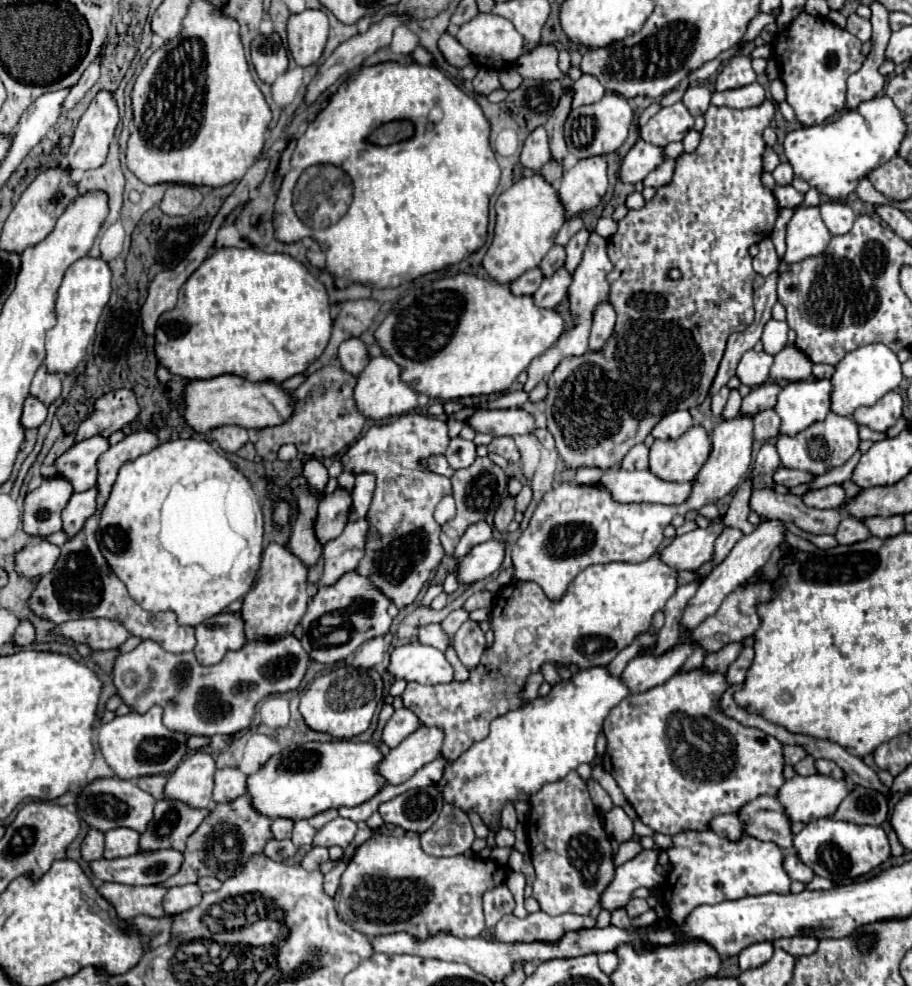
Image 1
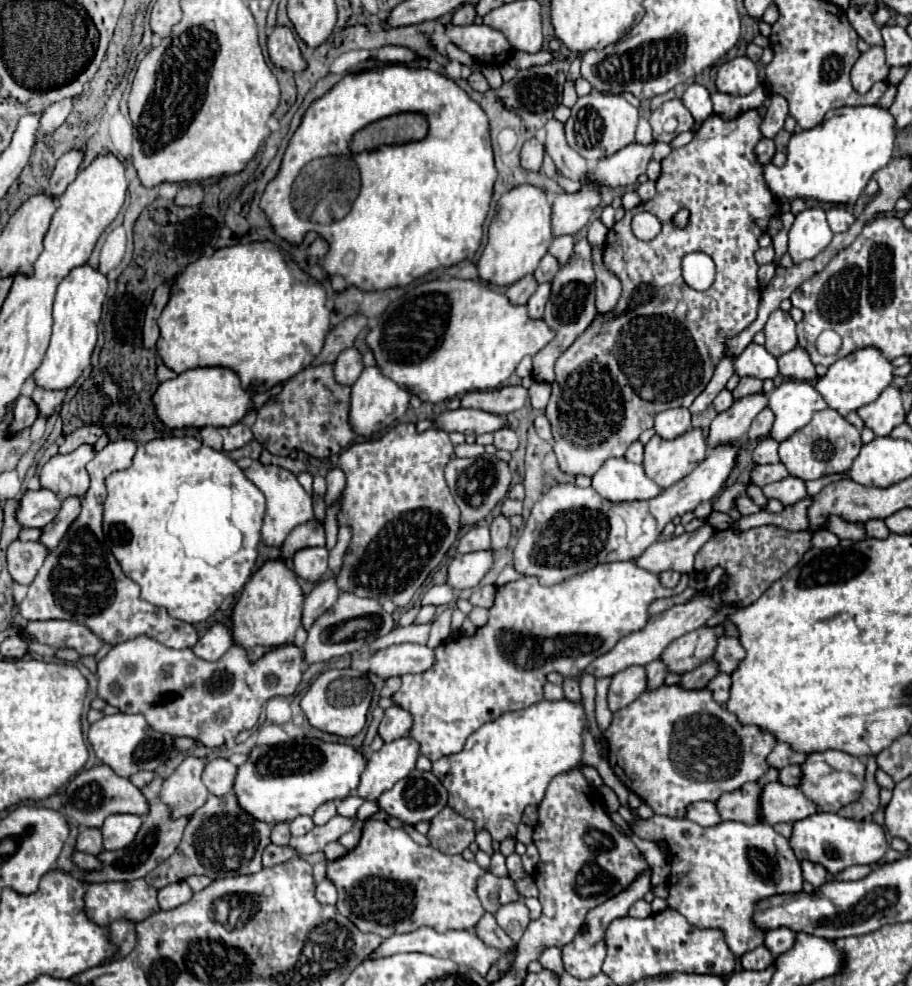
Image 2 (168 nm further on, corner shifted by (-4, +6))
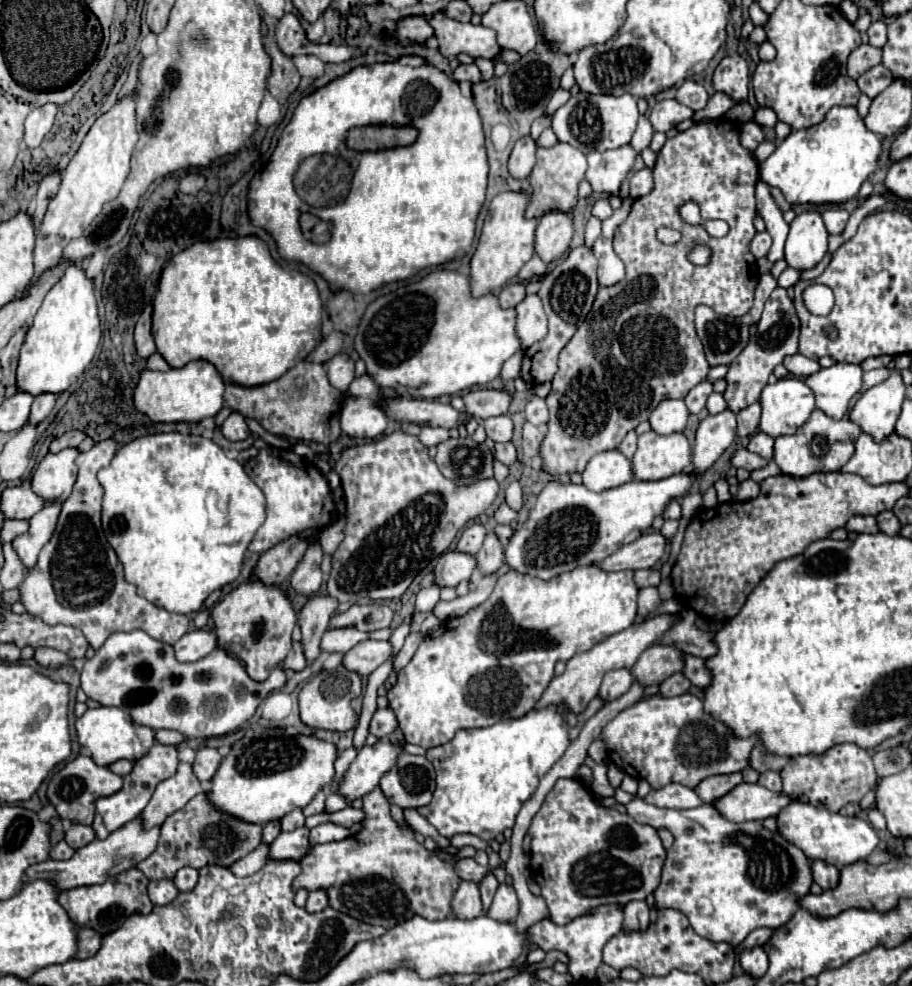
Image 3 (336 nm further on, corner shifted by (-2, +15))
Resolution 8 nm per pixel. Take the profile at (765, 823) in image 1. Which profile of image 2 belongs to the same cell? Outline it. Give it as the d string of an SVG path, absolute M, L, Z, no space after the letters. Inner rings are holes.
M748 783L736 789L736 793L722 793L716 801L716 809L722 819L732 819L740 823L758 823L760 821L760 785Z

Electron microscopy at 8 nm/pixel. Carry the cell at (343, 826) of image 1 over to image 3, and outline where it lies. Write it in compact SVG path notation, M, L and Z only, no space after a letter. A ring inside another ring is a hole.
M302 826L280 836L270 844L270 860L300 860L310 846L310 828Z

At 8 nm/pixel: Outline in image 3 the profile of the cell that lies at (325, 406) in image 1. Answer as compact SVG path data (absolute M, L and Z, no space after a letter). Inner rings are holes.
M302 360L294 368L290 368L282 378L262 384L262 386L226 386L224 404L234 412L240 412L244 418L254 418L274 436L284 436L290 440L302 442L318 442L330 446L342 434L340 428L340 410L342 410L344 394L336 390L328 382L326 368L316 362Z

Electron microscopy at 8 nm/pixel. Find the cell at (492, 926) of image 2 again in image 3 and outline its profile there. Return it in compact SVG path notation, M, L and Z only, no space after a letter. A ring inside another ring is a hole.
M490 872L490 874L488 874L482 882L480 882L480 894L482 894L482 904L484 904L484 910L488 910L488 908L490 908L496 888L498 888L498 882L496 882L496 878L494 878L494 876L492 876L492 872Z

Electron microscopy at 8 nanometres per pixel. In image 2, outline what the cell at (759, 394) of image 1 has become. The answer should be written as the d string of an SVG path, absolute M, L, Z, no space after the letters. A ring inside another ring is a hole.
M750 395L736 401L728 411L718 413L710 425L710 435L706 439L708 447L740 443L750 429L752 419L768 405L766 395Z

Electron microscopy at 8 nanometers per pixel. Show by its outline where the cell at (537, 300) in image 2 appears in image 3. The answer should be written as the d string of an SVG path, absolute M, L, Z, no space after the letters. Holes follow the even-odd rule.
M528 294L518 306L518 338L522 340L522 350L528 350L534 342L546 336L546 314L538 294Z

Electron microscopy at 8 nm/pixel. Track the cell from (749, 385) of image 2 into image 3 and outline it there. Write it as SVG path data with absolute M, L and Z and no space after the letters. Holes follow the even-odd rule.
M776 288L772 296L766 300L762 318L758 322L758 336L750 338L750 344L740 352L738 360L730 362L730 368L726 374L728 388L724 392L726 404L730 410L738 412L760 400L760 394L764 386L768 384L768 376L772 374L774 366L782 362L782 356L798 352L798 334L800 334L800 322L794 312L794 304L788 298L788 292L784 288Z

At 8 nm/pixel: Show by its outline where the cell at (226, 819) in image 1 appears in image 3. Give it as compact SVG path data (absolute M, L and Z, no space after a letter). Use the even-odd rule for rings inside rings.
M204 790L198 796L194 796L182 810L174 812L166 818L166 822L160 826L160 842L158 848L138 864L138 868L150 878L150 880L162 880L162 878L174 878L176 872L184 866L192 868L204 868L208 864L218 866L232 866L246 854L250 854L258 844L262 842L262 826L244 822L218 806L210 802L210 792Z

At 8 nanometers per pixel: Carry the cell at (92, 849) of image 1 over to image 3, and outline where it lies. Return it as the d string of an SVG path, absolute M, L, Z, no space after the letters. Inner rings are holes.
M72 824L72 826L68 828L68 832L66 832L66 842L68 842L74 850L86 846L86 844L92 842L94 838L96 838L96 834L94 834L92 826L84 826L84 824Z

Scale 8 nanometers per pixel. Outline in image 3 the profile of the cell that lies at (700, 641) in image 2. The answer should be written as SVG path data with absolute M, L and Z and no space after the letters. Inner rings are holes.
M652 644L642 652L638 658L638 664L634 664L634 680L642 680L642 684L660 684L674 672L680 672L684 668L682 660L684 652L676 646L668 644Z

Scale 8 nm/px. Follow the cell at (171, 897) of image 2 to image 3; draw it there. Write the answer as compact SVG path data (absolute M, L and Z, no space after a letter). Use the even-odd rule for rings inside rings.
M156 880L156 882L150 882L148 894L150 894L152 904L164 906L164 904L170 904L178 896L178 888L174 886L172 880Z

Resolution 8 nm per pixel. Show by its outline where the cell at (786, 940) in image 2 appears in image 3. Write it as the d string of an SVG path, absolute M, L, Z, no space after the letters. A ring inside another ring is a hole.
M756 928L754 932L750 932L750 936L742 942L740 948L754 948L754 946L764 946L770 938L772 938L772 932L770 928Z

